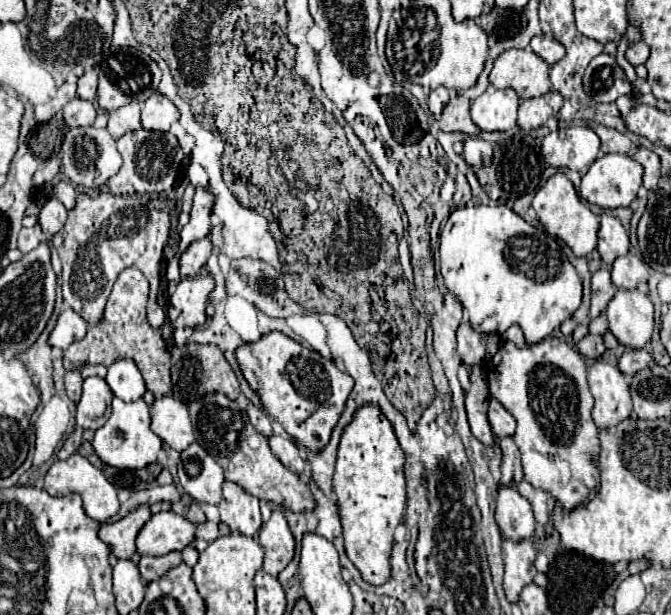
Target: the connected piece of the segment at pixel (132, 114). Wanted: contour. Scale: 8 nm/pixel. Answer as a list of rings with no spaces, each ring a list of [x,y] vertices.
[[[131,101],[129,105],[123,105],[115,111],[111,111],[109,115],[109,125],[107,125],[107,131],[119,139],[121,135],[129,133],[129,131],[135,131],[141,127],[141,119],[139,119],[139,103],[137,101]]]

